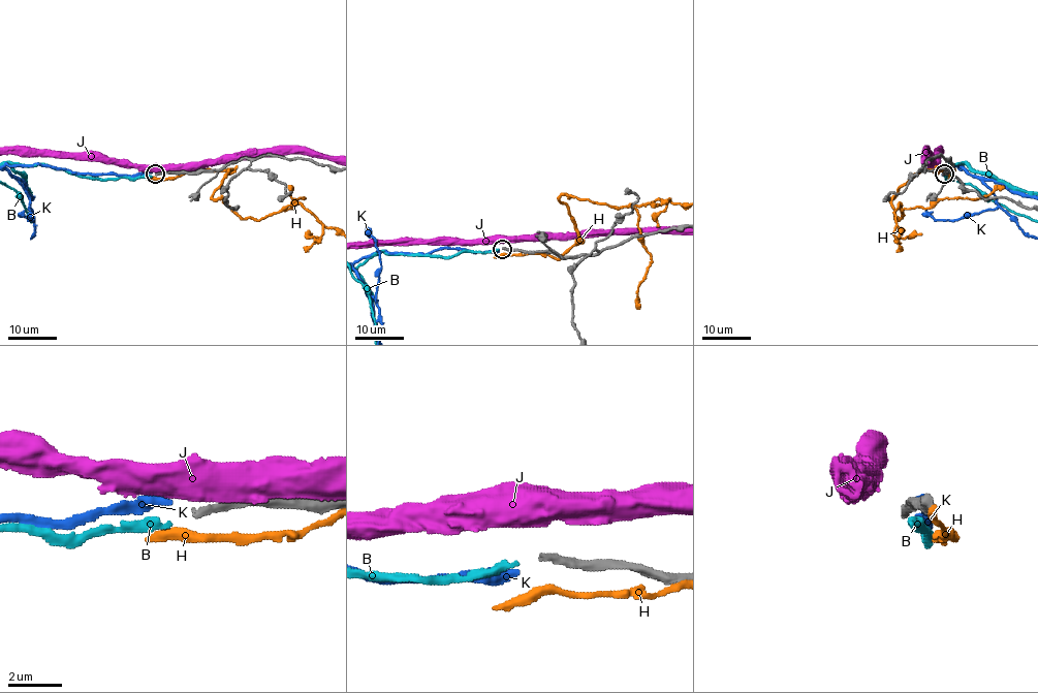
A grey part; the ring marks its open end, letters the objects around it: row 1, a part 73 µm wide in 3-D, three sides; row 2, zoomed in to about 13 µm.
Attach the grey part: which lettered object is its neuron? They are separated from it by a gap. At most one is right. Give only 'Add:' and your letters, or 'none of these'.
Add: B

